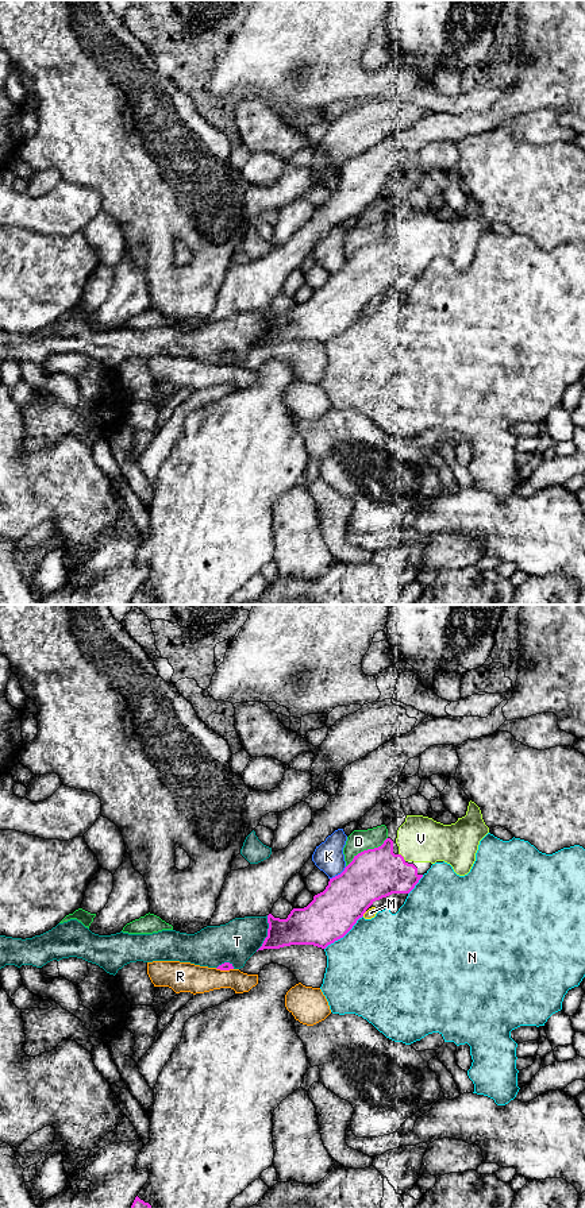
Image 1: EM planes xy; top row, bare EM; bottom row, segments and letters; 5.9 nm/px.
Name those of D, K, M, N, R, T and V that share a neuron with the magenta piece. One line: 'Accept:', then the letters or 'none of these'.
Accept: V

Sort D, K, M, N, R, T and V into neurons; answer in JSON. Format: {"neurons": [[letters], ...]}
{"neurons": [["D"], ["K"], ["M"], ["N"], ["R"], ["T"], ["V"]]}

